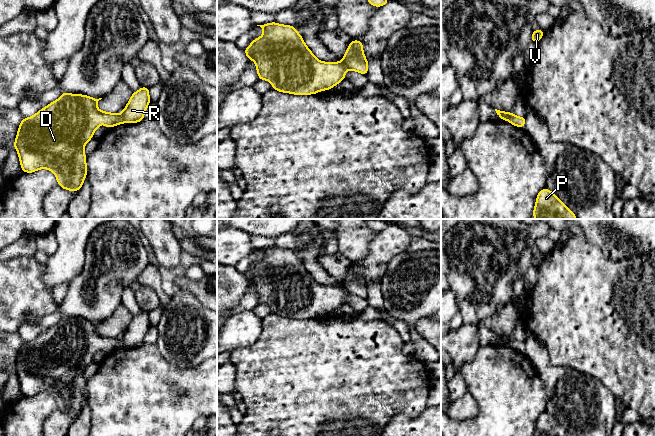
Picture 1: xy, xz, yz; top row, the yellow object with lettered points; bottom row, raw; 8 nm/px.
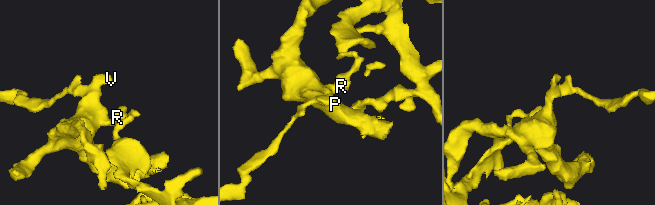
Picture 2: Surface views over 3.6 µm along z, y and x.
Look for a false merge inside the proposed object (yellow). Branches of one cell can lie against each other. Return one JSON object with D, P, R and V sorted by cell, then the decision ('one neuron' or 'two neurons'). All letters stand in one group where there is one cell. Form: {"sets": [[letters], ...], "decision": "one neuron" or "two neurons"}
{"sets": [["D", "P", "V"], ["R"]], "decision": "two neurons"}

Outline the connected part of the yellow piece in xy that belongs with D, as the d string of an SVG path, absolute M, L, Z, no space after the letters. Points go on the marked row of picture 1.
M62 91L59 99L39 110L32 117L23 118L18 128L16 140L13 143L20 159L22 171L32 173L45 168L55 174L60 187L78 192L83 186L84 178L87 177L86 155L84 153L85 144L93 138L94 131L101 125L103 127L114 127L124 123L121 114L100 111L97 108L97 102L101 99L93 99L91 96L69 94Z

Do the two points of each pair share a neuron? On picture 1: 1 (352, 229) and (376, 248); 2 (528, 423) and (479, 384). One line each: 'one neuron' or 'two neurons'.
1: two neurons
2: one neuron

